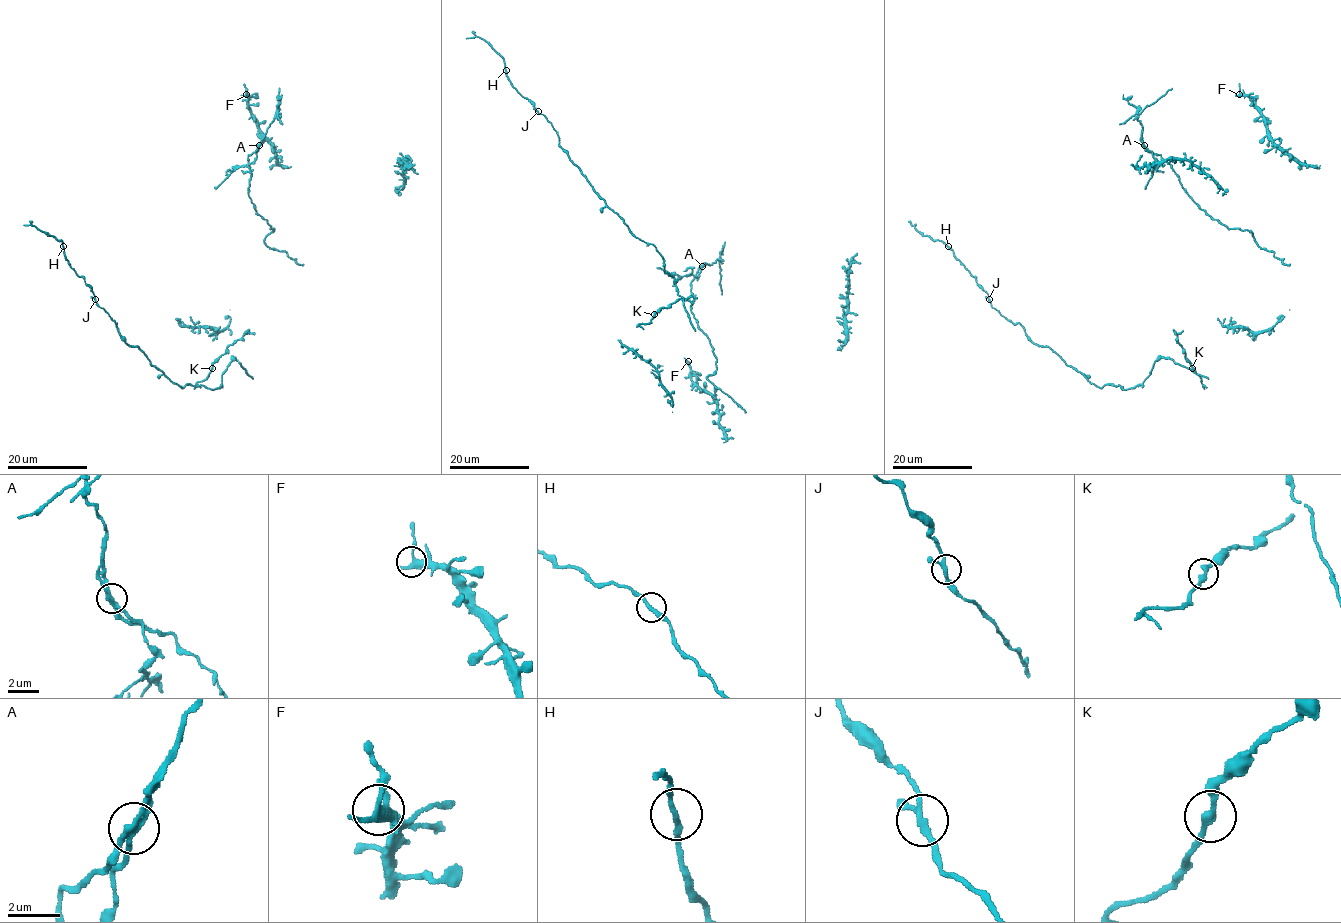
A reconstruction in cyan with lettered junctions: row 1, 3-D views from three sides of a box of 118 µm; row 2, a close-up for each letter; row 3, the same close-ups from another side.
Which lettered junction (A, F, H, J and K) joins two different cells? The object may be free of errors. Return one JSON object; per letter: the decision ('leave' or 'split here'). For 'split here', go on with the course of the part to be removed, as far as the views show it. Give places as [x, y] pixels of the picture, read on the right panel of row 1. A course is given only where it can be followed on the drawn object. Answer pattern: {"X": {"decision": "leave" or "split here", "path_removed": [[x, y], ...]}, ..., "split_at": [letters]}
{"A": {"decision": "split here", "path_removed": [[1144, 145], [1142, 126], [1137, 116], [1172, 88]]}, "F": {"decision": "leave"}, "H": {"decision": "leave"}, "J": {"decision": "leave"}, "K": {"decision": "leave"}, "split_at": ["A"]}

